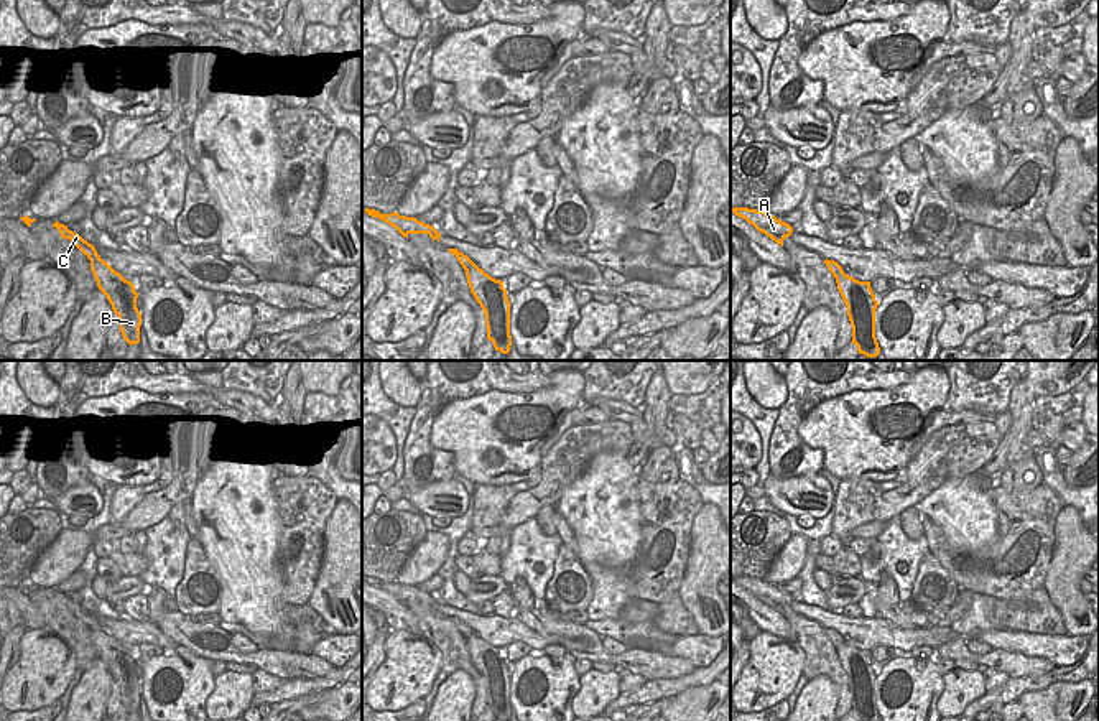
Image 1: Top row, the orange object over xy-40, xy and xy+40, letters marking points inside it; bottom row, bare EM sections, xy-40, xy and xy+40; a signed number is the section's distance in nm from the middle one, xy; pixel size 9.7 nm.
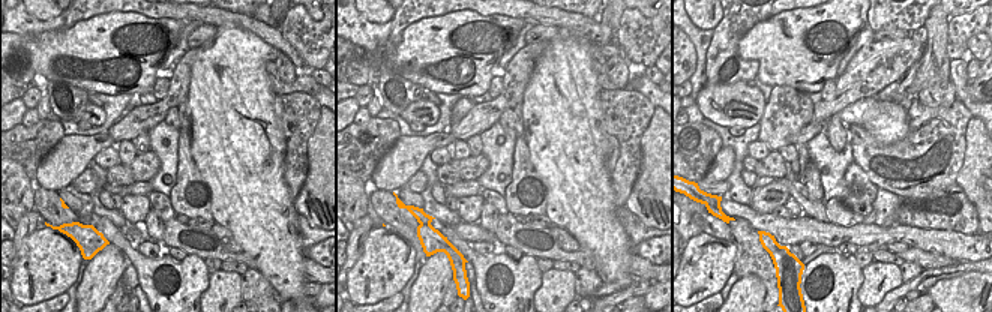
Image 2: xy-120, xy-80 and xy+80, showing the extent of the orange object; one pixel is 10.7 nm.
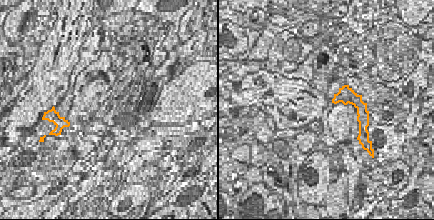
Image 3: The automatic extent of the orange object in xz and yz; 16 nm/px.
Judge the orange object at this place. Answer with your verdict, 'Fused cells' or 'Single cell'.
Fused cells

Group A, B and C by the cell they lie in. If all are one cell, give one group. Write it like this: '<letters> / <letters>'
A C / B

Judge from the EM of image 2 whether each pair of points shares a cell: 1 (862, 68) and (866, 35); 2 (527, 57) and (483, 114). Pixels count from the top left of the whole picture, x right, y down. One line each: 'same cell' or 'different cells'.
1: different cells
2: same cell

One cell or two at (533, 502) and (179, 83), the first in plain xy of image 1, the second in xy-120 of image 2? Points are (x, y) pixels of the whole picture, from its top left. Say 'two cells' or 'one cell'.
one cell

